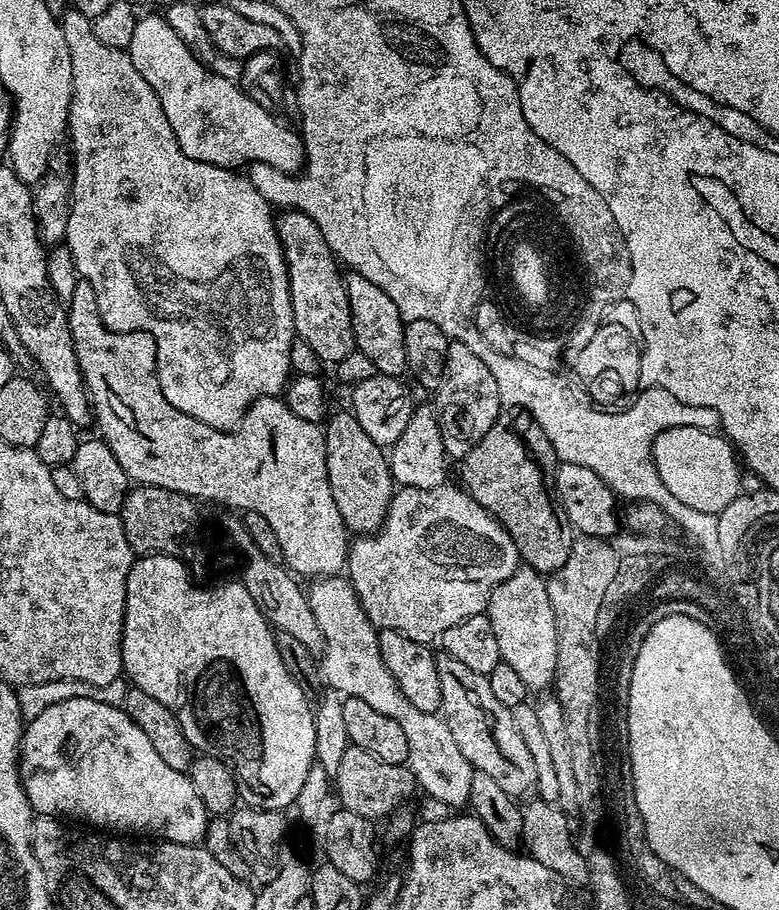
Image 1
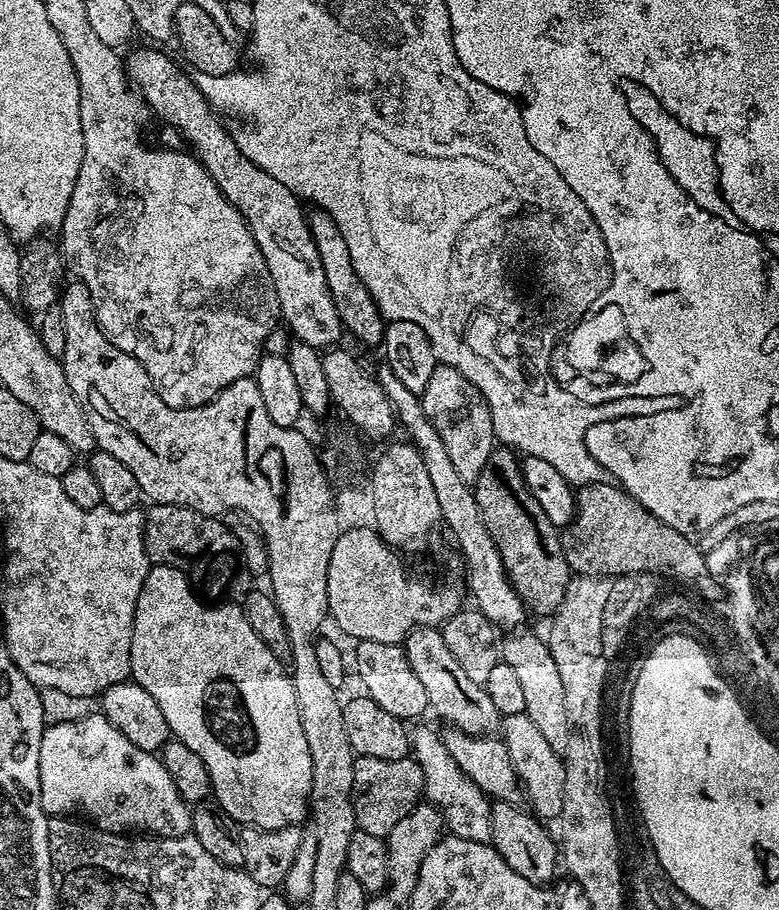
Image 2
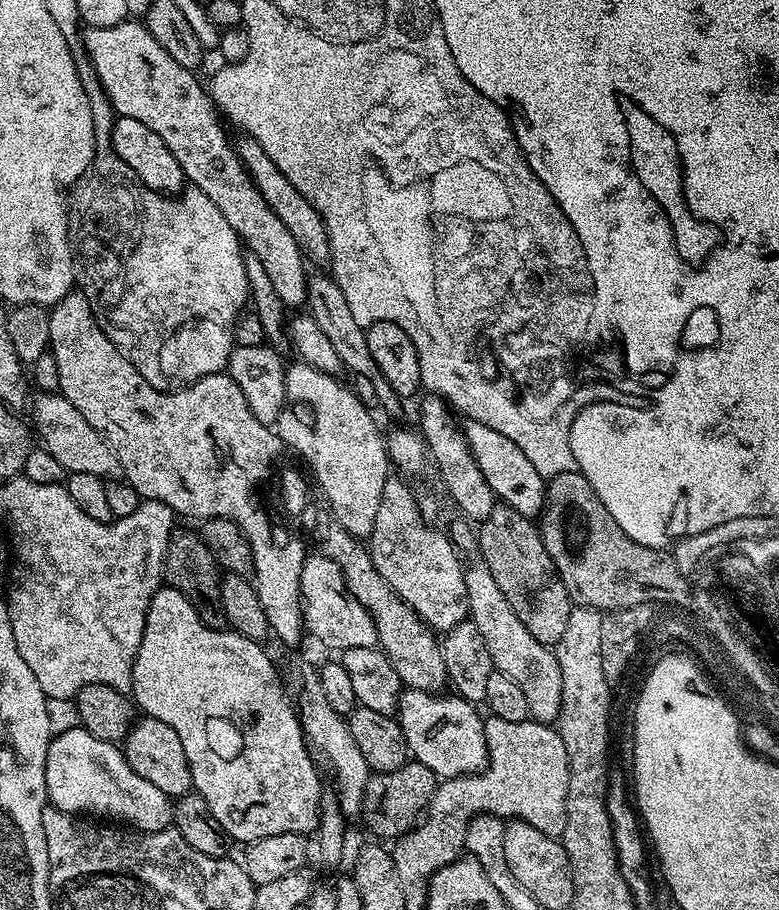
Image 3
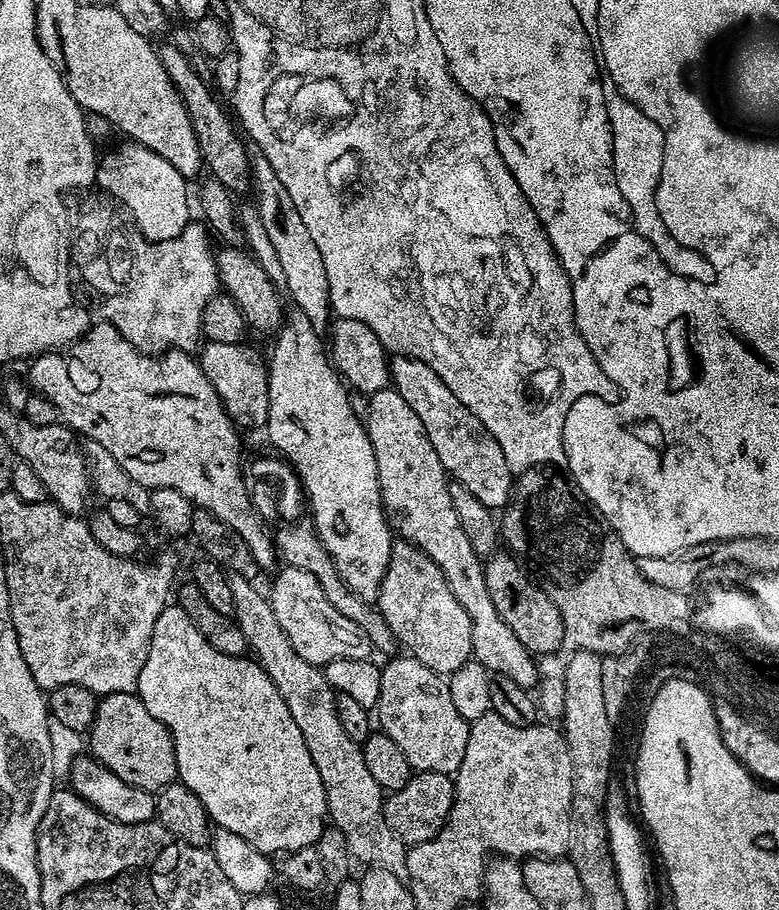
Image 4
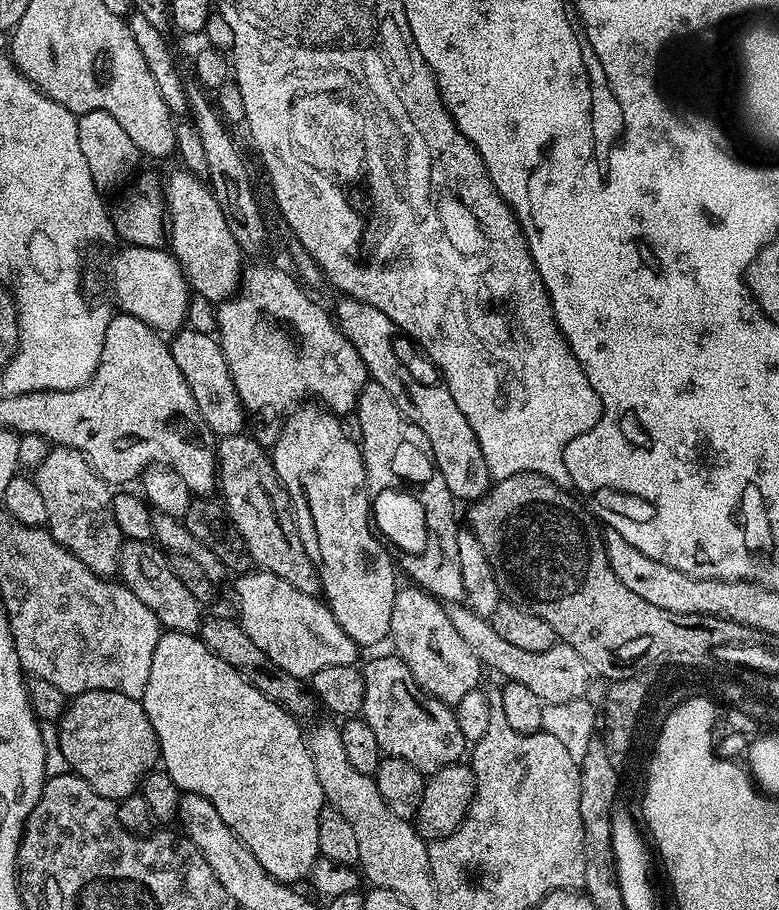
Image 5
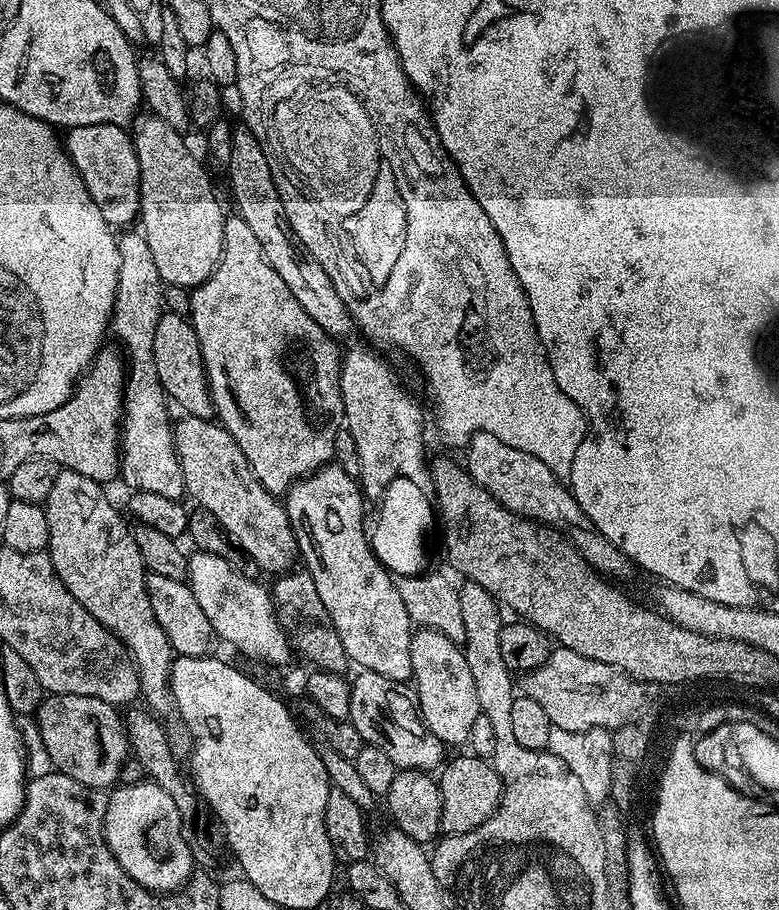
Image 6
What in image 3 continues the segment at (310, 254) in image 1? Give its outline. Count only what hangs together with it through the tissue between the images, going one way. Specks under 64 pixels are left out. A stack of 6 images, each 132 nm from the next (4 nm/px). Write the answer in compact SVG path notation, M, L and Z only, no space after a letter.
M129 18L118 26L88 28L82 36L84 48L88 51L87 63L92 65L98 82L104 87L104 92L112 103L113 113L117 117L129 116L145 126L150 126L150 129L162 138L184 171L185 181L191 187L202 190L202 194L206 194L206 198L210 198L210 202L214 202L214 206L222 210L222 218L230 222L230 226L240 237L247 251L253 252L262 262L275 292L278 293L278 298L282 298L285 309L296 310L292 308L298 307L299 304L301 307L307 301L310 275L309 269L304 269L306 257L300 250L300 244L294 242L294 234L286 230L282 218L278 218L278 214L274 214L274 210L266 206L266 198L258 194L254 182L248 177L244 163L236 153L235 143L230 136L228 140L228 132L224 129L225 121L213 104L209 89L205 85L204 88L200 85L195 71L180 66L151 36L150 30L143 23L135 24L135 22L137 22L135 19Z

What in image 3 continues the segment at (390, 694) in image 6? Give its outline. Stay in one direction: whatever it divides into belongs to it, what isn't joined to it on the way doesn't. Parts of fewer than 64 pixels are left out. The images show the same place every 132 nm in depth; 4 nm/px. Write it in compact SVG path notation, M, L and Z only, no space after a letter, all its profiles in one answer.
M410 687L401 691L398 719L411 759L426 766L438 778L481 772L488 764L485 717L480 716L481 709L469 700L455 694L444 695Z

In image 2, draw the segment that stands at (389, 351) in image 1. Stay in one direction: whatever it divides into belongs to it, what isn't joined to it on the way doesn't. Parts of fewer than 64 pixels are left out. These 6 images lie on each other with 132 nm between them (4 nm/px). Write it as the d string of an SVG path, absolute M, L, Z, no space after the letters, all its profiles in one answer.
M312 210L307 217L314 246L318 248L318 258L322 260L322 271L326 274L326 286L330 286L330 298L334 298L334 310L338 310L343 331L347 335L349 332L360 344L379 345L384 339L386 321L366 286L362 286L362 278L358 278L354 270L354 262L350 262L350 249L346 247L346 238L342 238L342 230L338 230L334 218L325 212Z

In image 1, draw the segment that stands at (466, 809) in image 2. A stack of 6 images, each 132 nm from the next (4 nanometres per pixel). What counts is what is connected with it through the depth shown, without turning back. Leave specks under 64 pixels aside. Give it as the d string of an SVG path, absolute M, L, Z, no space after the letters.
M337 574L317 579L313 584L316 585L307 589L308 601L310 610L314 610L314 619L318 621L318 626L322 629L324 639L322 676L324 680L328 679L327 687L333 692L340 693L341 697L362 698L362 702L367 702L372 709L386 714L386 718L394 718L394 722L398 722L398 726L402 726L403 732L406 733L406 742L410 745L406 763L422 792L424 788L426 795L433 796L440 804L449 804L452 807L449 809L463 809L470 798L470 778L474 769L470 762L466 762L462 750L458 750L458 742L454 742L454 734L450 734L448 723L444 721L443 715L418 710L418 706L414 706L414 702L410 702L410 698L406 698L406 694L402 694L394 674L390 674L380 653L379 631L370 622L364 607L360 605L351 580Z

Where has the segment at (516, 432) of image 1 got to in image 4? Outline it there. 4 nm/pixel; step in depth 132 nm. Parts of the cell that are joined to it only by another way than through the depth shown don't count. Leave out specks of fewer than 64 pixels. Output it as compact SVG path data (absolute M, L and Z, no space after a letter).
M507 550L493 552L484 560L484 577L486 590L490 590L490 602L494 602L494 610L498 610L498 618L514 630L518 642L522 642L528 652L543 658L559 650L560 643L563 645L566 640L562 614L558 614L558 606L550 602L529 569L513 553Z

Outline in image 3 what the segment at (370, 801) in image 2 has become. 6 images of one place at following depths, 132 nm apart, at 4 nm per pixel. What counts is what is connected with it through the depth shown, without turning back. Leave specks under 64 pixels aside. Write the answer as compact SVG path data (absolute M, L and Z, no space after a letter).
M415 762L403 764L398 770L369 775L366 790L362 794L362 821L364 820L365 826L376 835L373 837L405 836L423 817L424 809L427 808L437 783L438 777L432 771Z

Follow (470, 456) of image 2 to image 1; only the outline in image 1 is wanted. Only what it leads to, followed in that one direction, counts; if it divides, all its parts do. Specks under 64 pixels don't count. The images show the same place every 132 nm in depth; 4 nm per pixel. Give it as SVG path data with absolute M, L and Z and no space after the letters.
M461 340L449 343L444 367L444 381L435 389L434 411L438 430L442 430L442 446L446 454L456 462L470 454L473 446L482 439L486 430L494 426L494 422L502 411L502 401L498 394L498 382L494 382L494 374L470 346Z

